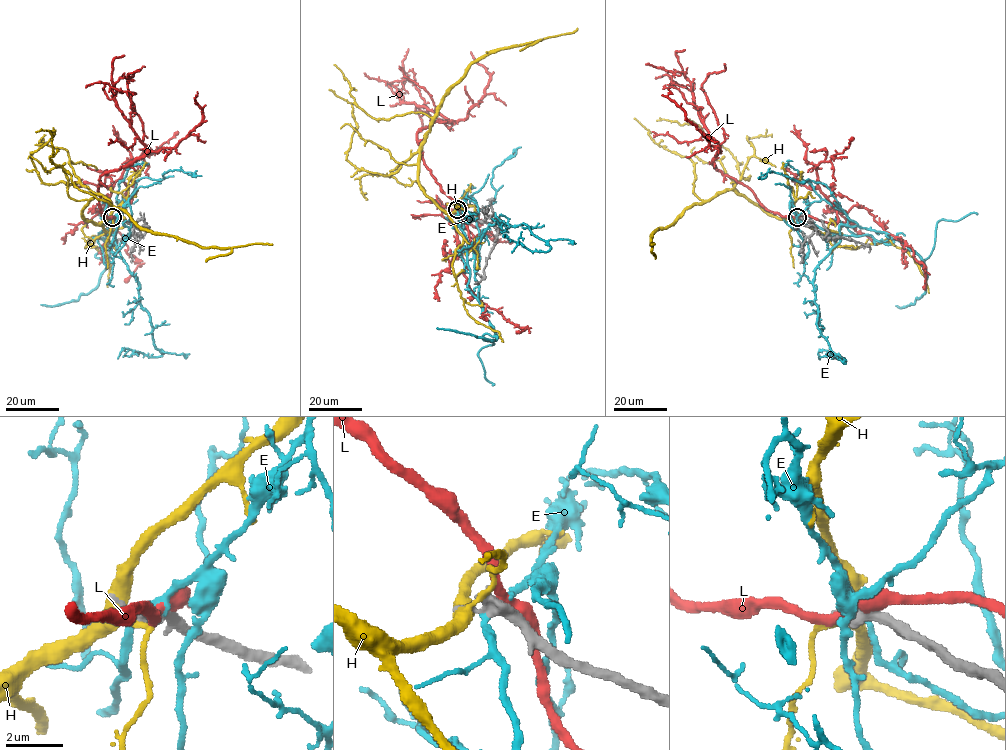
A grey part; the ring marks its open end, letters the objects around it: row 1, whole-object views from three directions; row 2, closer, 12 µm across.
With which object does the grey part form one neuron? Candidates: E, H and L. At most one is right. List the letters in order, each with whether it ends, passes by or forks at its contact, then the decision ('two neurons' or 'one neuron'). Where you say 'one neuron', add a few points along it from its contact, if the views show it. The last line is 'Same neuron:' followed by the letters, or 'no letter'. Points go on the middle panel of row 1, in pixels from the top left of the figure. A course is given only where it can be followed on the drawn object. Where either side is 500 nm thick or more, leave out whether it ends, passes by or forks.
E: it forks | two neurons
H: it forks | two neurons
L: it passes by | two neurons
Same neuron: no letter

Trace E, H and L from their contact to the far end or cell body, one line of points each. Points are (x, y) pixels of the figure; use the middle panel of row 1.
E: (458, 210), (479, 258), (476, 271), (474, 249), (500, 221), (525, 224), (550, 248), (533, 251), (503, 237)
H: (456, 210), (444, 211), (418, 179), (420, 144), (446, 91), (471, 64), (485, 56), (577, 28)
L: (459, 210), (424, 163), (417, 136), (435, 122), (453, 121), (398, 95), (408, 49)

